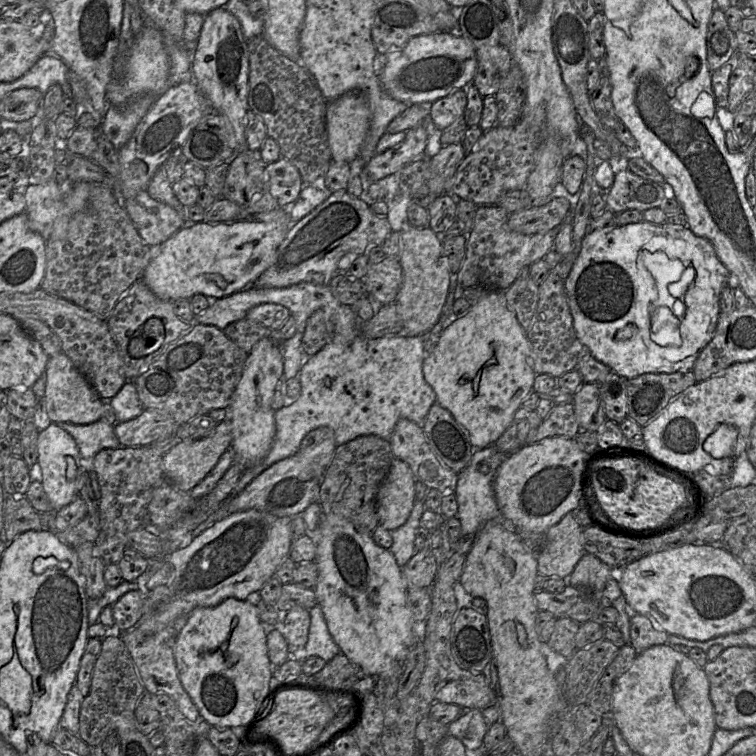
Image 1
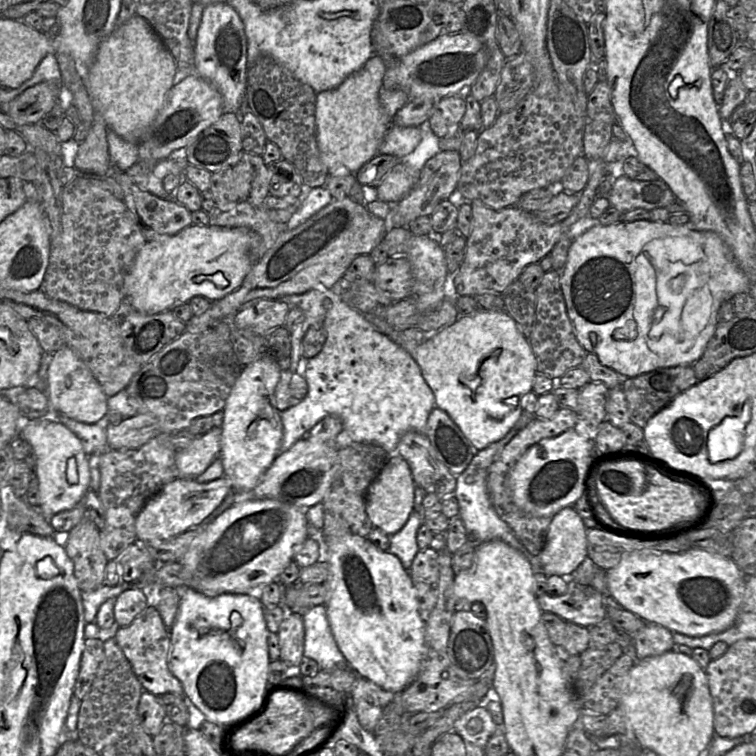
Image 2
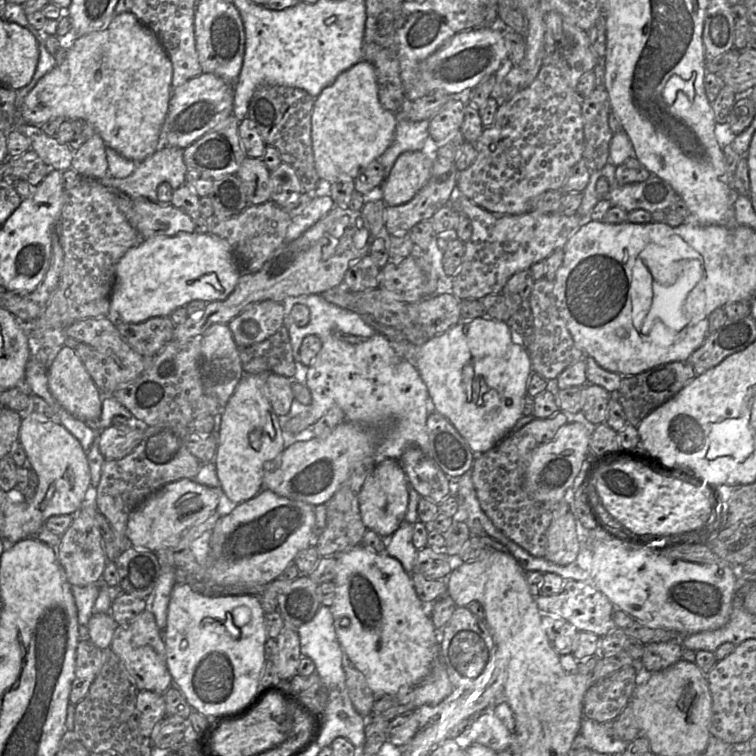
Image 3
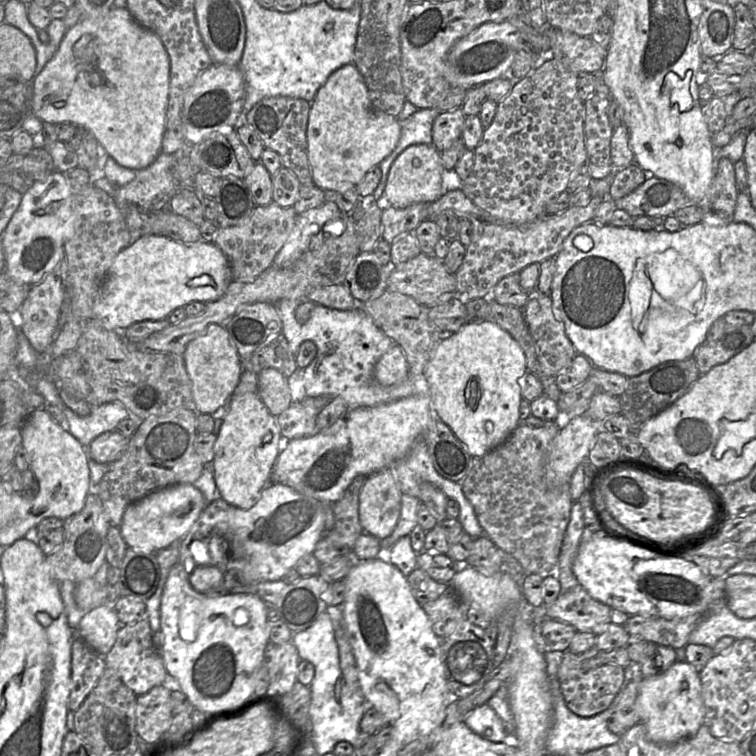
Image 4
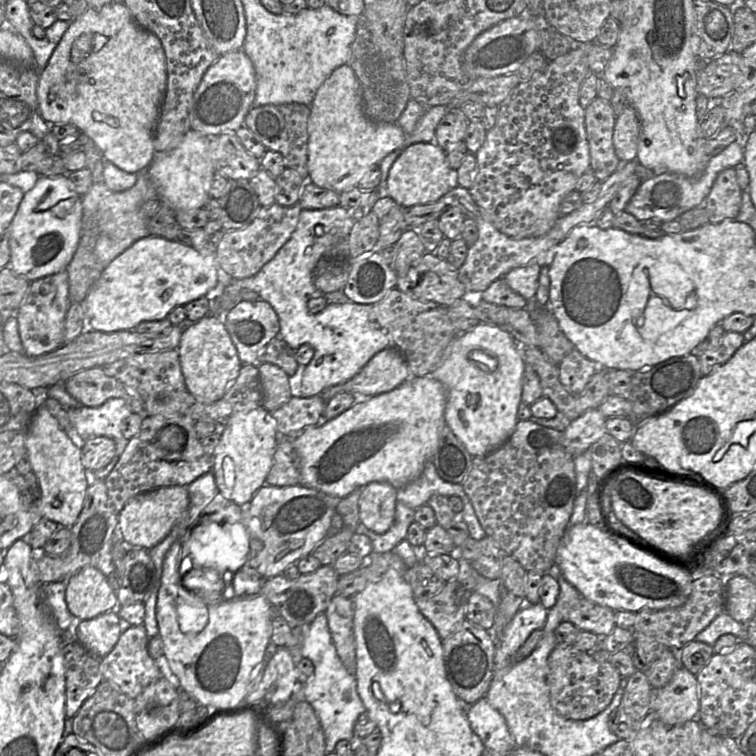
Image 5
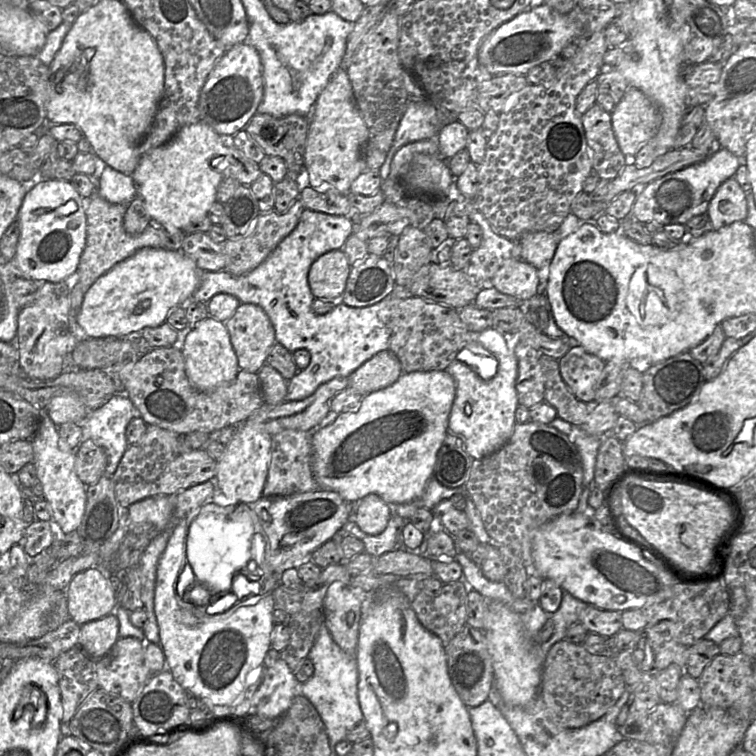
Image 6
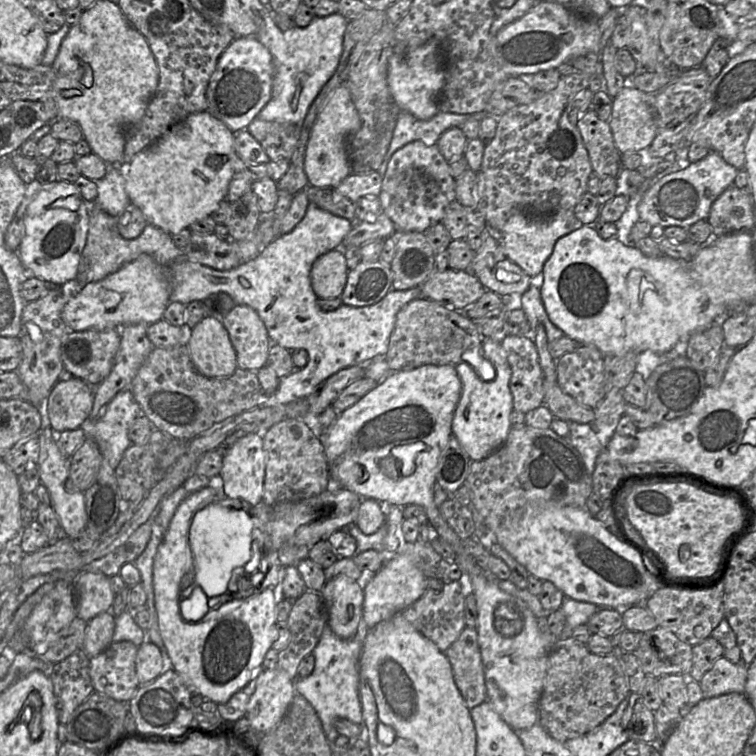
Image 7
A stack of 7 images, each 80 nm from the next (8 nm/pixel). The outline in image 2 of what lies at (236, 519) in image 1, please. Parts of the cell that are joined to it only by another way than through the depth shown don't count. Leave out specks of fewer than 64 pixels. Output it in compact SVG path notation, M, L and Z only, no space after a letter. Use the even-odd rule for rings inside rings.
M253 497L234 503L206 526L179 559L190 574L188 587L215 597L223 593L247 594L277 581L297 549L309 538L305 510Z

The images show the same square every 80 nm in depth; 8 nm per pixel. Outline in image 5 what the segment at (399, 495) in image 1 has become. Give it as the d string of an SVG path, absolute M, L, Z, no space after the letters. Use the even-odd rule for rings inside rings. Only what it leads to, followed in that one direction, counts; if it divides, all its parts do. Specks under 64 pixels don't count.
M387 482L365 485L358 502L360 524L376 534L386 533L395 518L397 493Z

